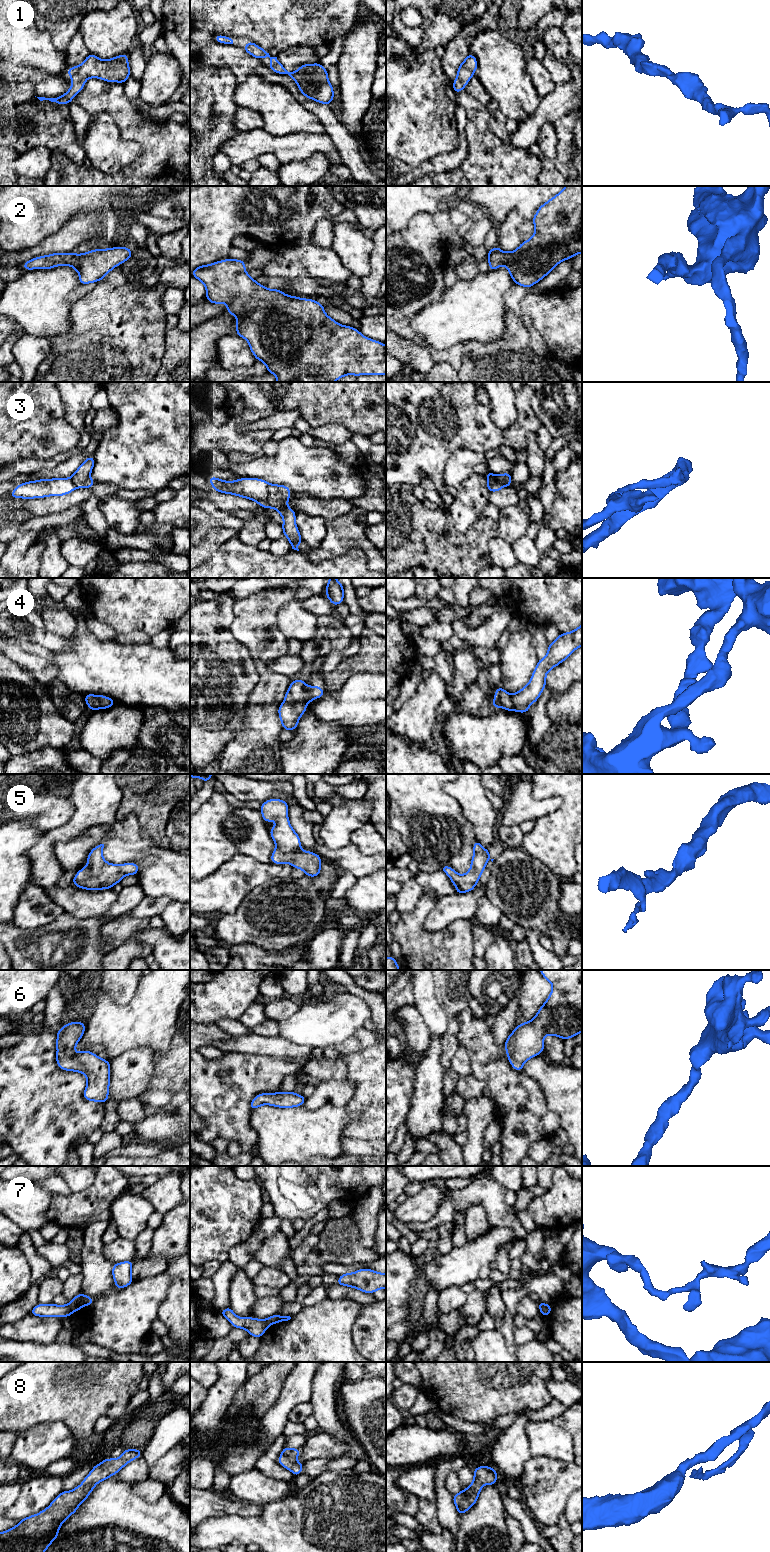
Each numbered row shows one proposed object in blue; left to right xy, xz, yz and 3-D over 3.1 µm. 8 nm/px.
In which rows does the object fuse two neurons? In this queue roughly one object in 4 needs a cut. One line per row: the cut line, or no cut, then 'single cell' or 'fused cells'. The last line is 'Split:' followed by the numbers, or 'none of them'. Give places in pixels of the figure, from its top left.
1: cut none; single cell
2: cut none; single cell
3: cut xz (269, 484), (268, 507); fused cells
4: cut none; single cell
5: cut none; single cell
6: cut none; single cell
7: cut xy (68, 1305), (73, 1311); fused cells
8: cut none; single cell
Split: 3, 7

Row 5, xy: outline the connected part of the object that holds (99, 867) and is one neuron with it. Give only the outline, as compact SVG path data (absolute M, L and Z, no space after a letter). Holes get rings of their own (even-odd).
M104 844L94 847L87 857L87 864L77 872L72 883L86 890L113 888L125 875L136 875L139 866L136 863L111 864L104 860Z

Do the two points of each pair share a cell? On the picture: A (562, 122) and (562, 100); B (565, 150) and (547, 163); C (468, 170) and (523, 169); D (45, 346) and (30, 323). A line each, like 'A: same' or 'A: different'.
A: different
B: different
C: same
D: different

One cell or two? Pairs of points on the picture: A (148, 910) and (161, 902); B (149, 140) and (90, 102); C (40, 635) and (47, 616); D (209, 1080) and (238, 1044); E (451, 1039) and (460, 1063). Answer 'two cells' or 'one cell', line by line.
A: one cell
B: one cell
C: two cells
D: two cells
E: two cells

